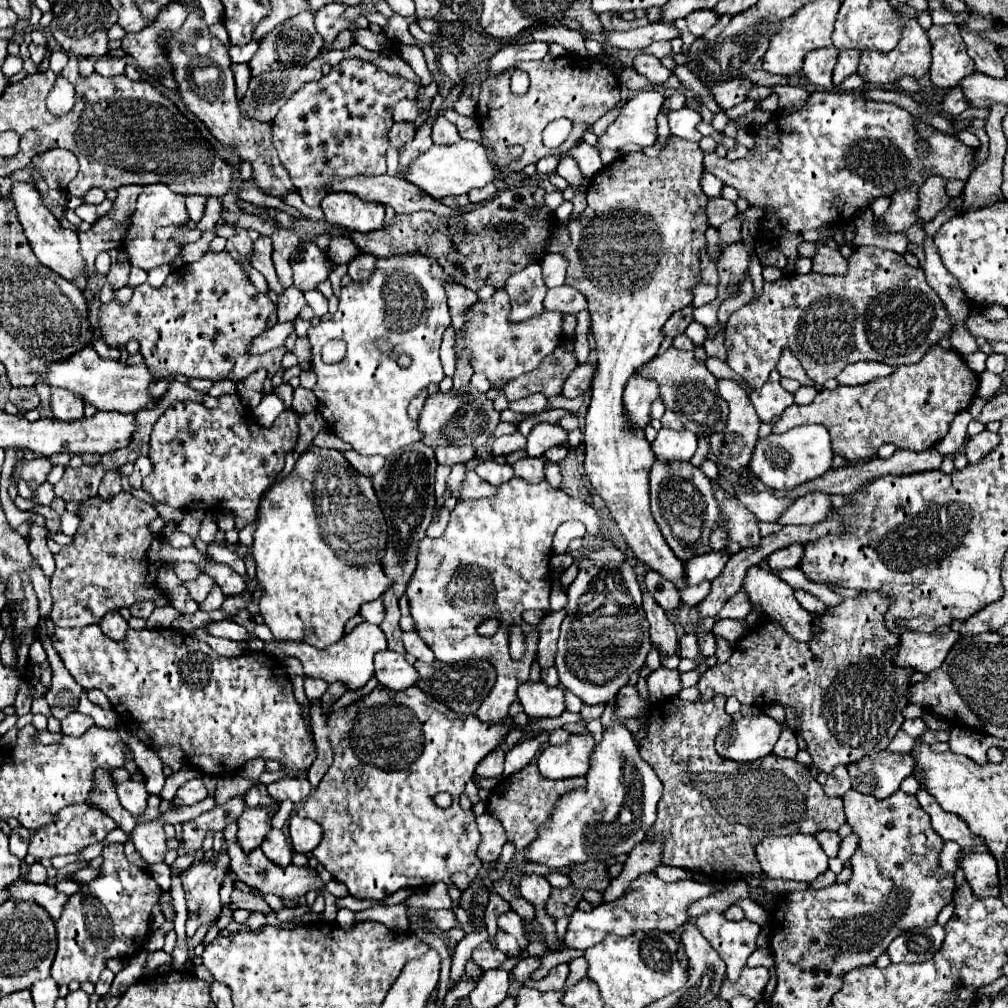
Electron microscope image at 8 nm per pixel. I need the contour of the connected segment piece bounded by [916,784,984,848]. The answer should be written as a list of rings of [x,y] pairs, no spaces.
[[[920,784],[920,790],[916,792],[916,798],[920,802],[920,806],[930,814],[932,818],[932,826],[934,830],[942,836],[942,840],[954,840],[958,842],[962,848],[966,846],[980,846],[984,844],[984,838],[976,836],[970,832],[970,828],[966,826],[966,822],[962,818],[958,818],[956,814],[944,812],[936,800],[932,800],[932,796],[928,794],[928,790],[924,790],[924,784]]]

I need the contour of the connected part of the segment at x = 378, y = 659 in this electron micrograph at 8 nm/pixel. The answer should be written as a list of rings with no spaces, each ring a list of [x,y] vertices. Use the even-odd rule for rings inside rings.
[[[384,650],[374,656],[376,666],[376,678],[382,686],[390,690],[404,690],[410,686],[416,686],[420,680],[420,674],[412,664],[406,662],[406,658],[398,652]]]

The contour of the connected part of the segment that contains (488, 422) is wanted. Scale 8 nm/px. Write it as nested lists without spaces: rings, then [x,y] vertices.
[[[448,390],[448,392],[436,392],[428,394],[426,404],[420,412],[420,430],[424,432],[422,442],[428,446],[440,446],[440,444],[454,444],[454,446],[464,446],[464,444],[478,444],[484,446],[490,438],[494,428],[500,422],[500,412],[494,410],[494,404],[490,398],[486,398],[486,392],[478,390]]]

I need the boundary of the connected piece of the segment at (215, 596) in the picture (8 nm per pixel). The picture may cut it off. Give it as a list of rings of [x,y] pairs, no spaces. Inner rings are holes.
[[[214,586],[214,588],[210,590],[210,594],[206,596],[206,600],[200,604],[200,610],[204,610],[204,612],[218,610],[218,608],[222,606],[222,602],[224,602],[224,594],[222,594],[220,586]]]

